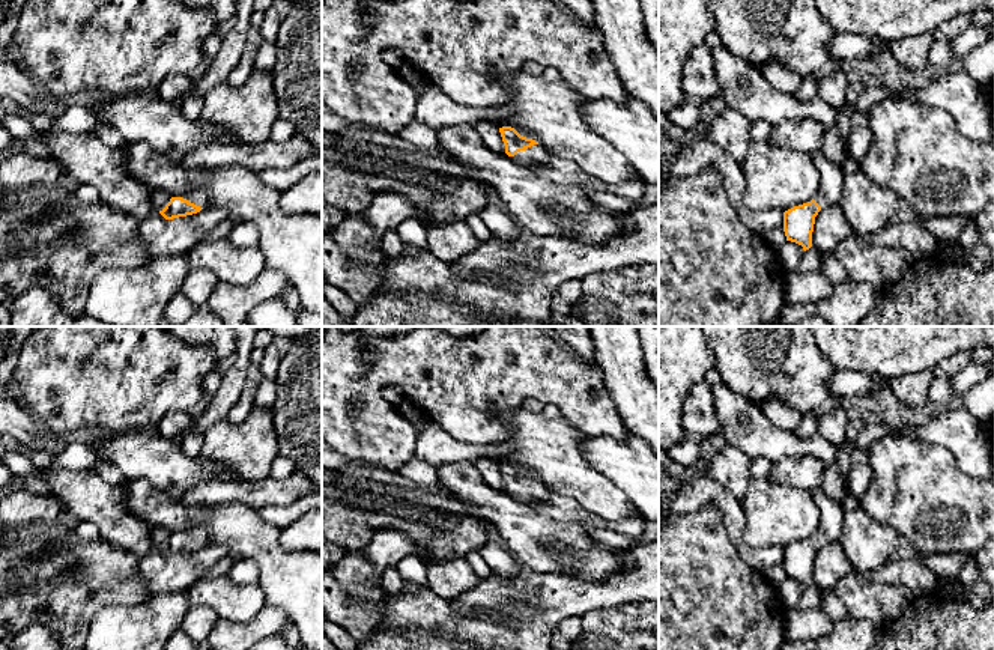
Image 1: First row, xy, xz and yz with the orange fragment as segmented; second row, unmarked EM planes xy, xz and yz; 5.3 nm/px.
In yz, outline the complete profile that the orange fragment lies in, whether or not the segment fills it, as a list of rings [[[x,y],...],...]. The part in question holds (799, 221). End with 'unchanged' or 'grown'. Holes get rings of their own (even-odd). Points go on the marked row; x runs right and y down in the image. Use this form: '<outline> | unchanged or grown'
[[[835,123],[826,126],[821,149],[811,155],[820,170],[820,188],[815,197],[803,205],[783,212],[783,232],[786,241],[796,242],[809,250],[815,217],[823,208],[839,203],[844,187],[842,164],[850,156],[848,141],[844,141]]] | grown

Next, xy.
[[[195,190],[192,193],[185,194],[183,197],[171,197],[165,208],[159,211],[159,214],[165,220],[173,220],[197,214],[205,206],[208,206],[206,194],[200,190]]] | grown

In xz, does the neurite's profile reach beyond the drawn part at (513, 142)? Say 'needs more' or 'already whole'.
needs more

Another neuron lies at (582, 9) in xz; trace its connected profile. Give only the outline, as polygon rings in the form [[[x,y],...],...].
[[[556,0],[565,8],[586,32],[595,32],[594,6],[592,0]]]

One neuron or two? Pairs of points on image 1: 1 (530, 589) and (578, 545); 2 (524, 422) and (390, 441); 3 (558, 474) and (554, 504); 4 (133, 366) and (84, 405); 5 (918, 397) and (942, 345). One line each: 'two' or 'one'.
1: two
2: two
3: two
4: one
5: two

